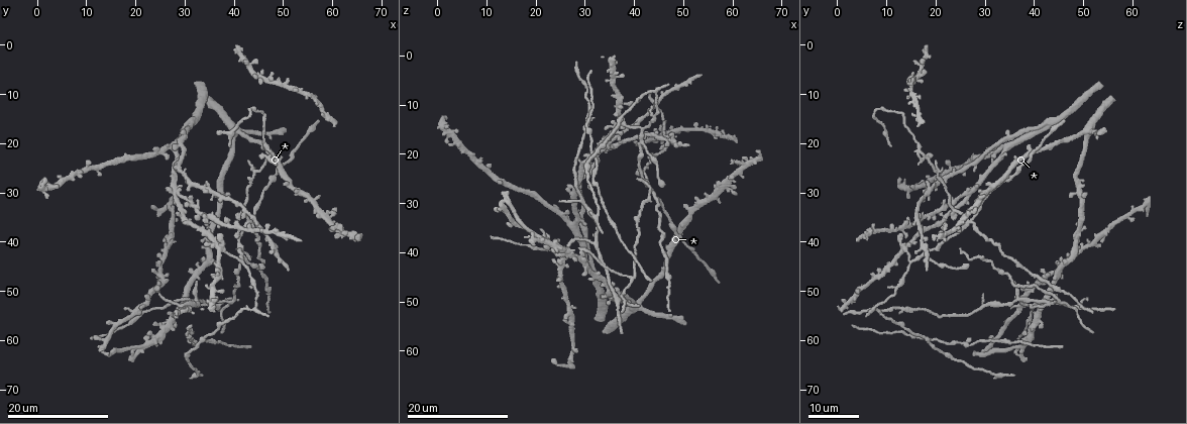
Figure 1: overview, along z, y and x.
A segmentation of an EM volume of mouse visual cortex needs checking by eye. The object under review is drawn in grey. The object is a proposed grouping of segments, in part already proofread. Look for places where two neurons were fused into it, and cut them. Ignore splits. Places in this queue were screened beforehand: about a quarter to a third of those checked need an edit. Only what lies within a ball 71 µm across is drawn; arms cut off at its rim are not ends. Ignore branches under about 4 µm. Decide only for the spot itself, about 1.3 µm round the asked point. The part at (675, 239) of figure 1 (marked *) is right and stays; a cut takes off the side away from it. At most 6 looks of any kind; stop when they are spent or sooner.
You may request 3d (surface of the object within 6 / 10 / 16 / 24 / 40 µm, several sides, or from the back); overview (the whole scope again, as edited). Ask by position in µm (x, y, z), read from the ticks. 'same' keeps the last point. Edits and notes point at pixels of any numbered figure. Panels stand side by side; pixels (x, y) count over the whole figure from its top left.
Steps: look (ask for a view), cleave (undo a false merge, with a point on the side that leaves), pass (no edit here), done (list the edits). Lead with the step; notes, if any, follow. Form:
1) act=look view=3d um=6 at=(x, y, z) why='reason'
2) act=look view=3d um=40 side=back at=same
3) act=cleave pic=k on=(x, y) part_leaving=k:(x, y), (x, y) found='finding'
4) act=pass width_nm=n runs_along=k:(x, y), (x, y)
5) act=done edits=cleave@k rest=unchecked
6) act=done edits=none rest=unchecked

act=look view=3d um=16 at=(44.0, 35.5, 27.5) why='branch point'

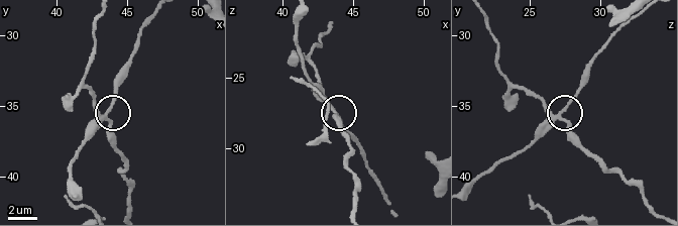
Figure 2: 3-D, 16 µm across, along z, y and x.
act=look view=3d um=10 at=(43.4, 36.0, 27.4)

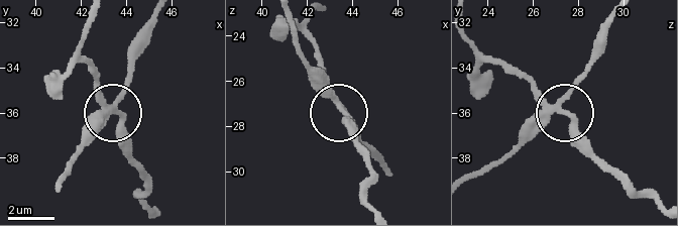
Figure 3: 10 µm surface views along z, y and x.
act=pass arms=3 runs_along=3:(383, 166), (341, 112), (353, 145) found='one neuron here'

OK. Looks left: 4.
act=look view=3d um=16 at=(41.5, 44.0, 15.0) why='side arm on a straight run'

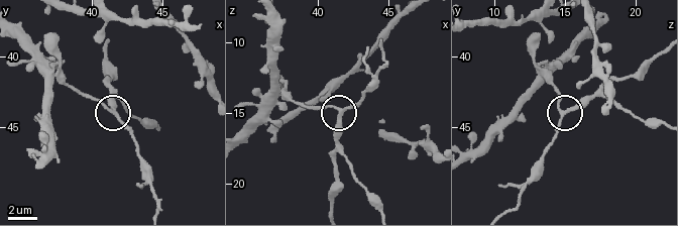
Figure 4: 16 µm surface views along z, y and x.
act=look view=3d um=6 at=(41.6, 43.8, 14.8)

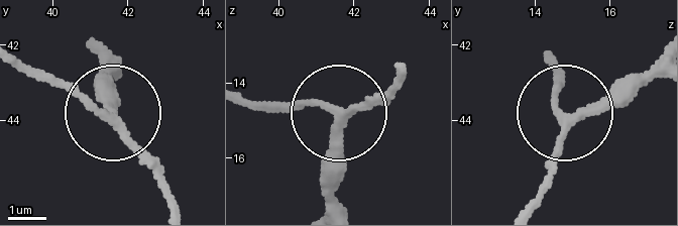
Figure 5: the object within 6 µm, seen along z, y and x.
act=look view=3d um=6 side=back at=(41.60, 44.05, 14.80)

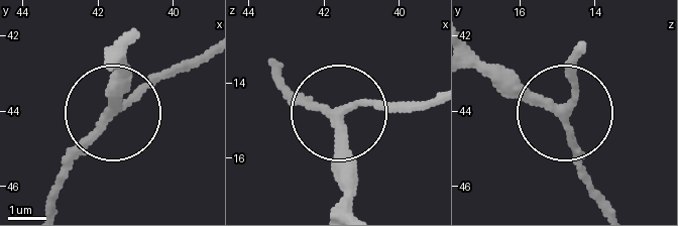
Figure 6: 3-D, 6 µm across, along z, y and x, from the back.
act=pass arms=3 runs_along=6:(476, 53), (553, 102), (588, 186) found='one neuron here'

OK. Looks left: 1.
act=done edits=none rest=unchecked

